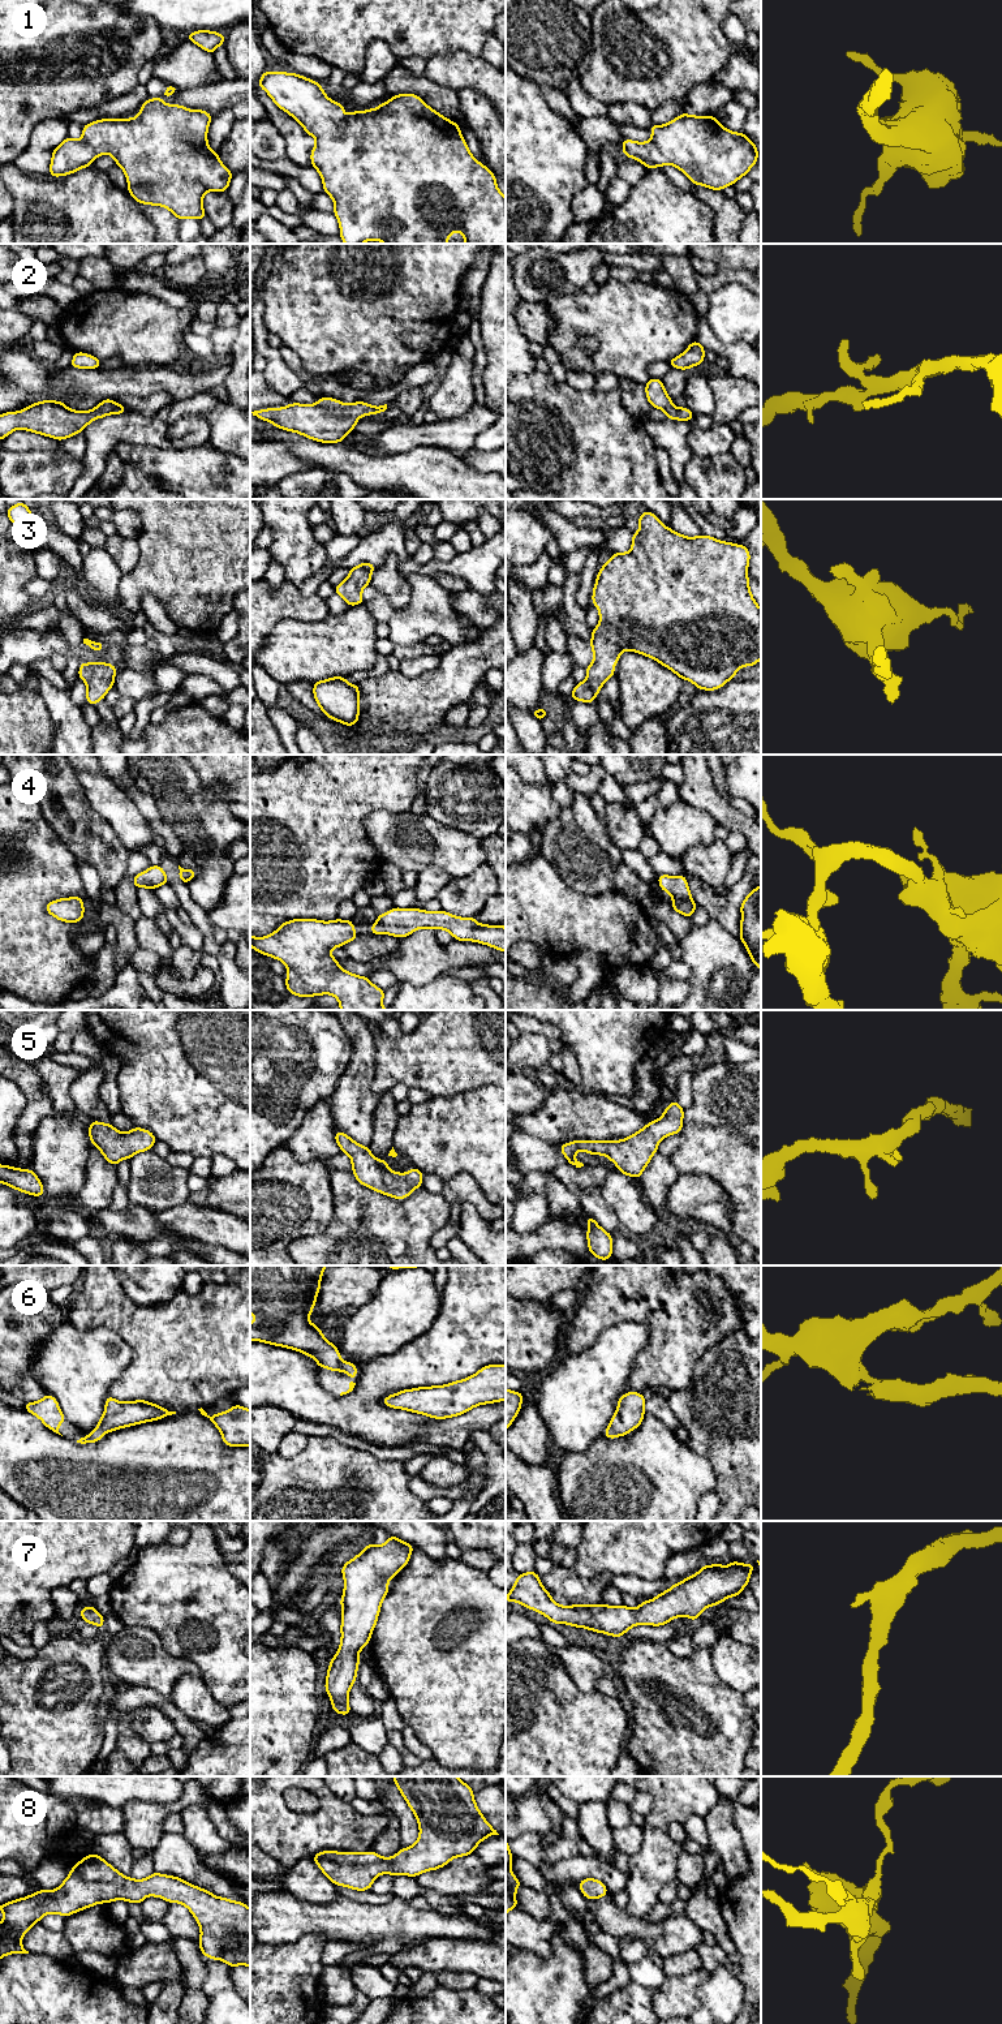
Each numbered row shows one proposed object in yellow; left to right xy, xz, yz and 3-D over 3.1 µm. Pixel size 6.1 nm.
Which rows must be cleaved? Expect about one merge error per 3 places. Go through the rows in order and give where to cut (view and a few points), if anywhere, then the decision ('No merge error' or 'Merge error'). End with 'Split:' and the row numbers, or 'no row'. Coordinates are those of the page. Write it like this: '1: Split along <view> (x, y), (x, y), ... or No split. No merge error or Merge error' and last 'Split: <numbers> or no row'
1: No split. No merge error
2: No split. No merge error
3: No split. No merge error
4: No split. No merge error
5: No split. No merge error
6: No split. No merge error
7: No split. No merge error
8: No split. No merge error
Split: no row

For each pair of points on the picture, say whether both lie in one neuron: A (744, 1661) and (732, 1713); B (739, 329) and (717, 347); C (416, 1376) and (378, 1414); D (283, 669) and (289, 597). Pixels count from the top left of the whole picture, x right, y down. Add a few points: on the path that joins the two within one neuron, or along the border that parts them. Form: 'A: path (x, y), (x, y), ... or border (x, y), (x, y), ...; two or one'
A: border (715, 1670), (717, 1675), (727, 1685), (743, 1693); two
B: border (705, 318), (712, 331), (722, 342), (747, 343); two
C: path (400, 1376), (392, 1376), (372, 1399); one
D: border (318, 621), (282, 619), (266, 639); two

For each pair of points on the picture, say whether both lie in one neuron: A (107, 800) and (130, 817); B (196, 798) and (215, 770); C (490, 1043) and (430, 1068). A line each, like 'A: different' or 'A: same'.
A: same
B: different
C: same

